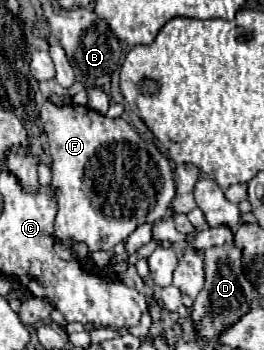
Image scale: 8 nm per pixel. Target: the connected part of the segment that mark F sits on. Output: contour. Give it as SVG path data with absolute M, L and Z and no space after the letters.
M45 101L41 111L39 111L40 122L43 123L43 129L49 137L49 151L51 151L51 159L53 159L53 187L55 187L55 193L57 193L57 205L59 205L59 211L57 211L57 219L55 219L55 235L59 239L75 239L75 241L83 241L87 243L89 251L109 251L113 249L117 243L125 241L139 225L143 223L155 223L159 221L167 209L171 207L171 201L175 197L175 181L173 181L173 169L169 165L169 159L165 155L161 155L157 151L157 147L153 145L153 149L149 147L149 143L145 143L137 131L125 123L121 117L117 119L109 119L89 107L81 107L81 105L53 105L51 101Z

